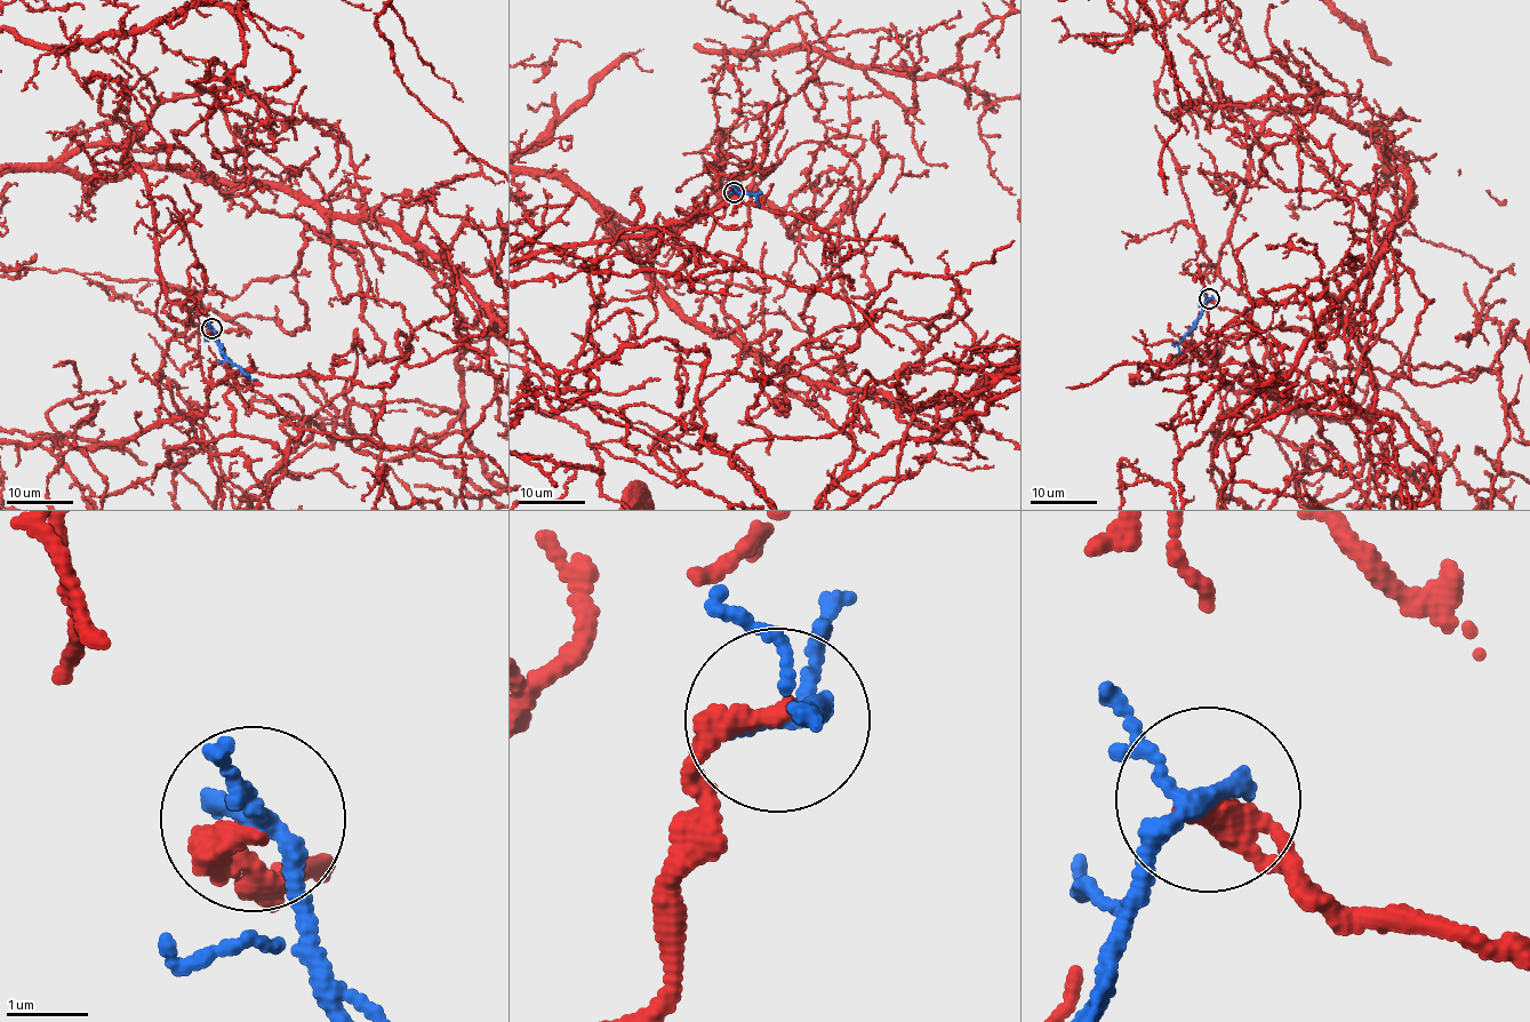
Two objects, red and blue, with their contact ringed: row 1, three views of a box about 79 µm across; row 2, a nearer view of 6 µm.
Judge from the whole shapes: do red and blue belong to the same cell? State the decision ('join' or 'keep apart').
keep apart

